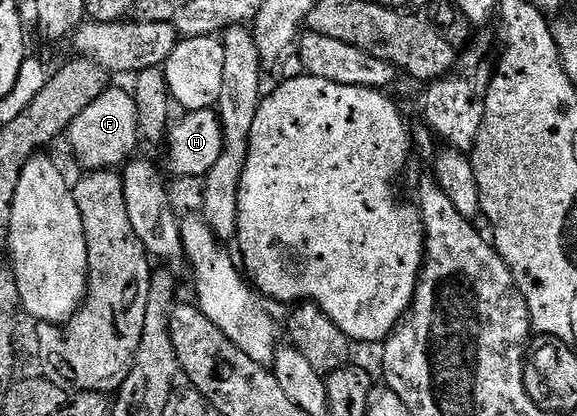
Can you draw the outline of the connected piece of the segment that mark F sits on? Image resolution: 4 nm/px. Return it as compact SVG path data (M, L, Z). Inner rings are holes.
M108 87L87 107L81 115L71 123L68 130L70 149L74 157L83 165L83 170L97 171L99 169L117 170L125 166L135 156L134 148L140 142L138 132L138 116L133 92Z

